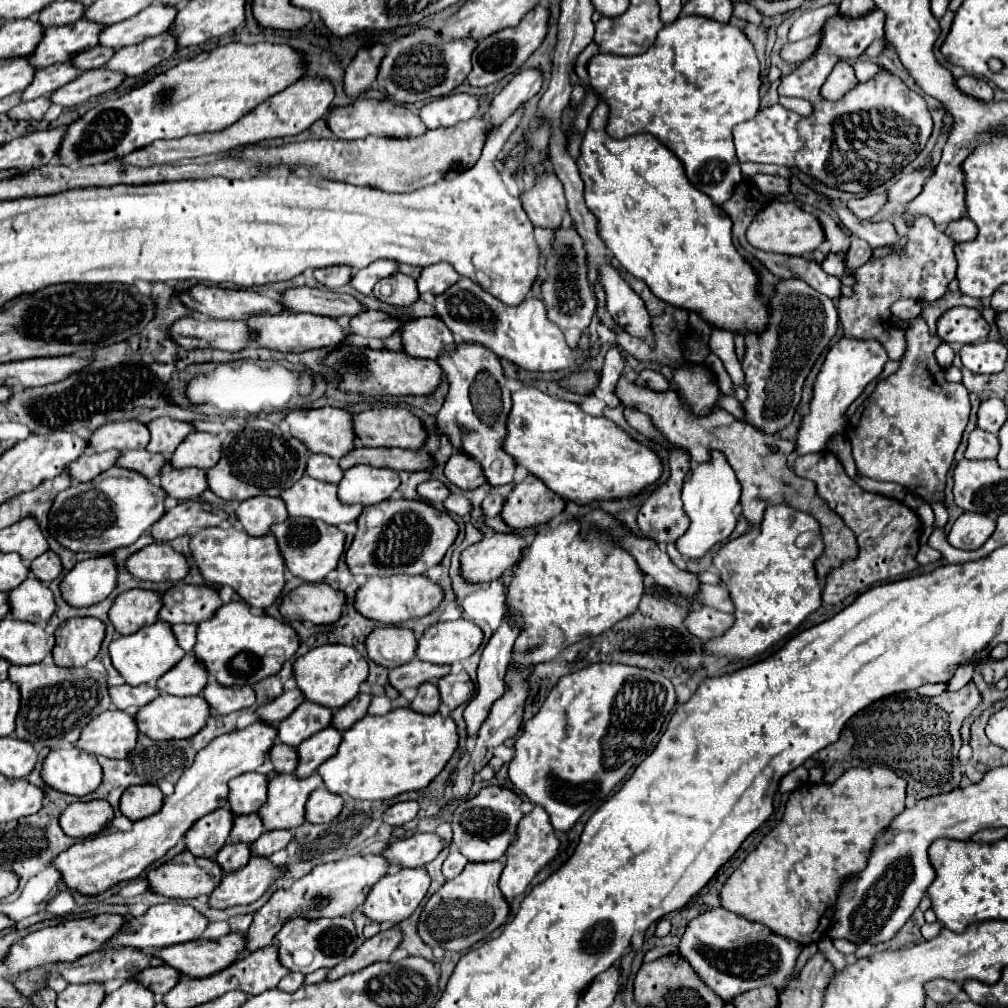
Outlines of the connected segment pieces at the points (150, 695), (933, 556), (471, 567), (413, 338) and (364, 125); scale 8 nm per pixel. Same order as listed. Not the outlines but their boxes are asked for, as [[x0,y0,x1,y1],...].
[[109,684,159,716],[917,544,941,564],[461,534,527,582],[401,318,455,360],[325,98,427,140]]

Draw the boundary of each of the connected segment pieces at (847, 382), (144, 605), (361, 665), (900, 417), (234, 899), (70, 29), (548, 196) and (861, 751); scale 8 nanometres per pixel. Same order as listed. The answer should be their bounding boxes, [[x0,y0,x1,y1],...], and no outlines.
[[797,336,889,456],[109,590,163,634],[293,644,367,710],[847,318,969,502],[209,856,283,908],[29,18,105,68],[521,174,567,230],[815,682,981,800]]

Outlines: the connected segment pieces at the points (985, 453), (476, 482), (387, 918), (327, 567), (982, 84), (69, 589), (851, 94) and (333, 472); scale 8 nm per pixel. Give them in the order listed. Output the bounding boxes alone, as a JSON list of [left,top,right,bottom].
[[965,428,999,460],[447,454,485,490],[363,868,431,924],[271,518,345,584],[957,74,993,102],[61,554,117,608],[733,8,933,194],[307,454,343,484]]

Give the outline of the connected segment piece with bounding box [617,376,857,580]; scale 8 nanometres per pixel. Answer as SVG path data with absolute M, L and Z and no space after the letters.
M621 376L619 384L617 384L617 396L625 406L631 406L631 408L637 408L637 410L649 414L653 418L653 424L661 430L661 434L671 444L681 446L683 450L687 450L695 464L709 462L711 452L719 450L727 458L729 466L735 470L735 476L737 476L737 480L741 484L741 500L739 500L739 504L743 508L745 518L747 518L747 500L753 500L753 498L763 500L767 504L781 504L783 502L787 506L793 506L795 510L811 514L821 526L821 536L823 536L823 544L825 544L821 558L815 560L819 580L825 580L825 574L831 568L839 566L841 562L845 562L847 558L857 554L857 544L855 544L853 532L829 508L829 504L823 498L817 496L813 482L795 476L793 470L789 468L789 464L787 464L789 456L795 452L793 442L783 440L783 438L775 438L775 436L767 436L761 430L757 430L755 426L735 420L723 408L713 410L705 418L693 418L689 414L689 408L681 404L679 396L673 390L653 392L649 388L641 388L641 386L633 384L625 376Z

